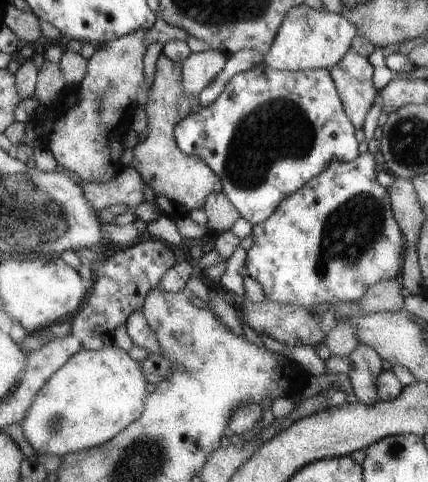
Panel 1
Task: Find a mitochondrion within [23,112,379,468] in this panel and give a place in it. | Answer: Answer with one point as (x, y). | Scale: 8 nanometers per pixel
(57, 422)

